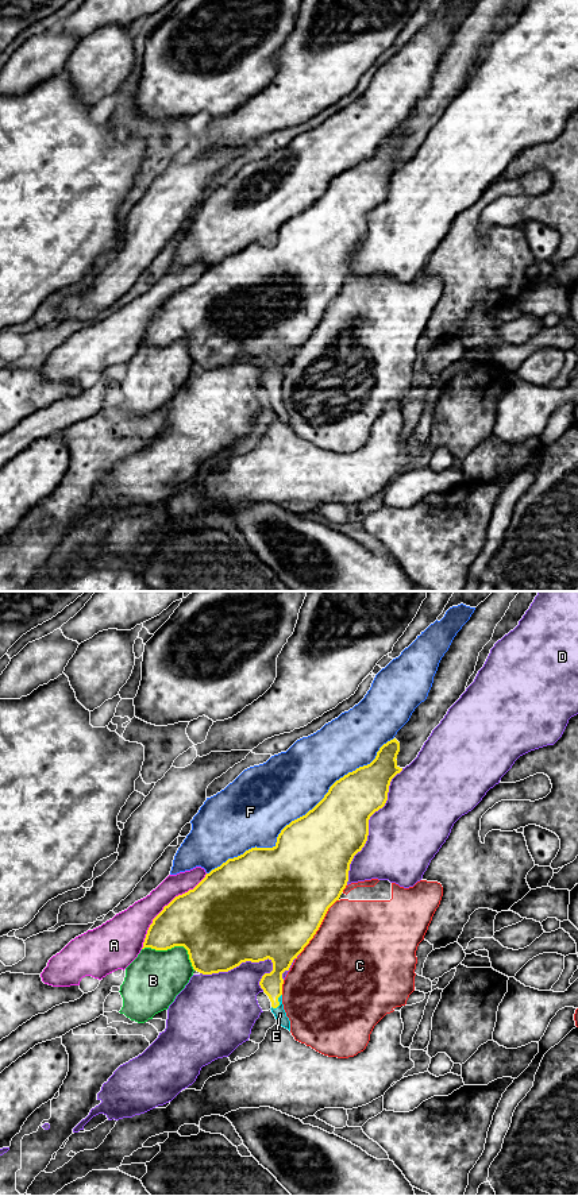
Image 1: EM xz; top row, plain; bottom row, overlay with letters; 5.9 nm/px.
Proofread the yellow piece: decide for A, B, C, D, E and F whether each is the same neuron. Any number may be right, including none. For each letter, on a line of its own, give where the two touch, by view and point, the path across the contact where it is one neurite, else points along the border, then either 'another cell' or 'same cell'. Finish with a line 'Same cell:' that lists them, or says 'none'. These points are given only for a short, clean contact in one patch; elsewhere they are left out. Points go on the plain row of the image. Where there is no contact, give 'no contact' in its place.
A: contact xz (165, 301); another cell
B: contact xz (174, 340); another cell
C: contact xz (319, 321); another cell
D: contact xz (368, 222); another cell
E: contact xz (278, 397); way xz (272, 378), (278, 397), (280, 409); same cell
F: contact xz (300, 212); another cell
Same cell: E

